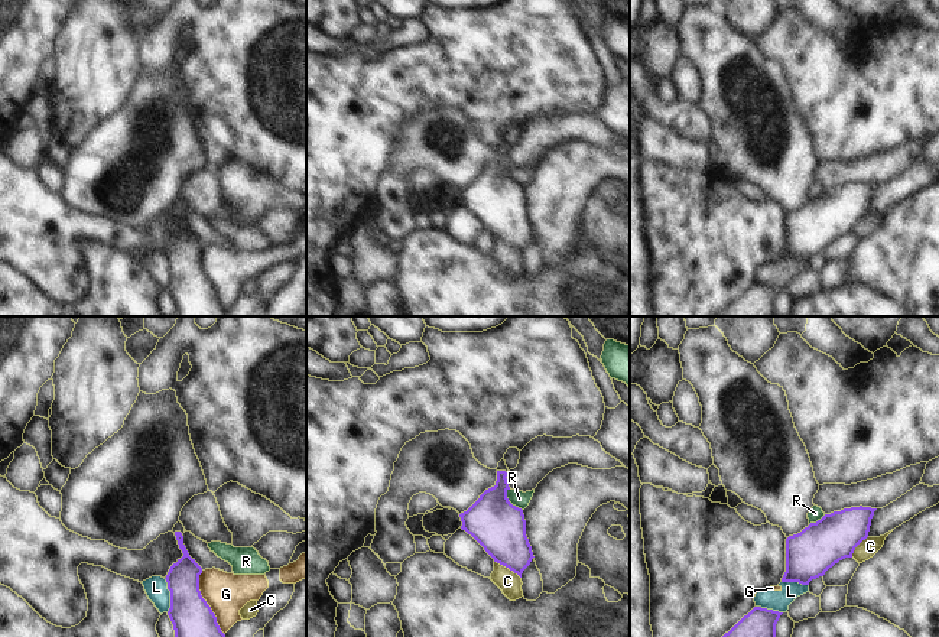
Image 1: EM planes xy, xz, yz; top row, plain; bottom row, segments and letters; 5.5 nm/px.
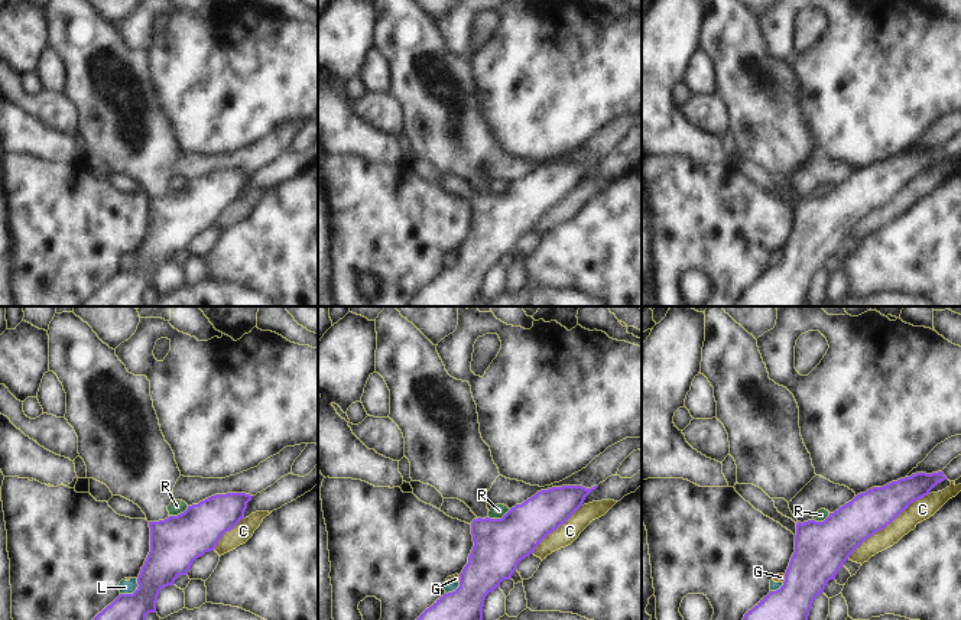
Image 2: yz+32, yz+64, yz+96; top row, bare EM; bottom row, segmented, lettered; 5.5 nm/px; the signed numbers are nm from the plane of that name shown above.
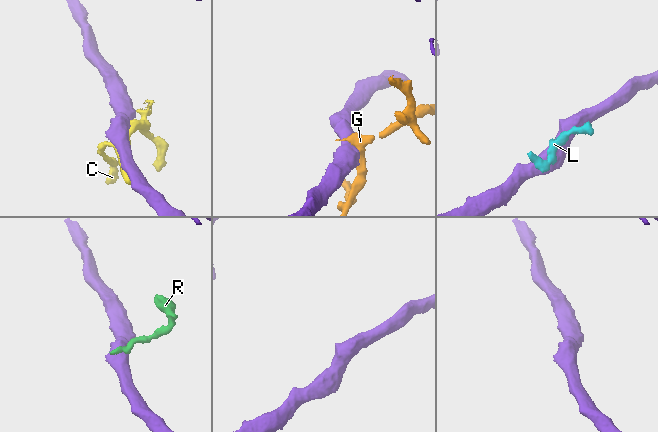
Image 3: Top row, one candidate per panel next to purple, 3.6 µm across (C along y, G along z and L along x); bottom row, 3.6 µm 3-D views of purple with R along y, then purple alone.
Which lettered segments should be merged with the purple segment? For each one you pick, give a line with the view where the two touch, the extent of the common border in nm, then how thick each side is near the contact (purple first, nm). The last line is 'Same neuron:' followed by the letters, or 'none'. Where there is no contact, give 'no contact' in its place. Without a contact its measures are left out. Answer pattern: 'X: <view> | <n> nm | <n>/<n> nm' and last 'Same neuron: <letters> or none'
Same neuron: none

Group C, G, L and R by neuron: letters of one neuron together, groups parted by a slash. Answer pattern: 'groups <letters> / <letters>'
groups C / G L / R

